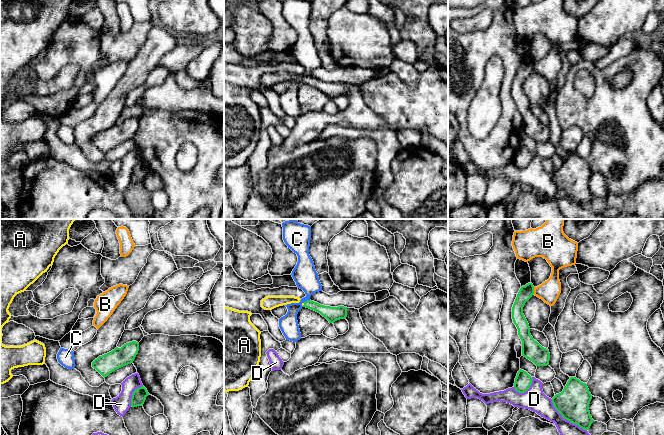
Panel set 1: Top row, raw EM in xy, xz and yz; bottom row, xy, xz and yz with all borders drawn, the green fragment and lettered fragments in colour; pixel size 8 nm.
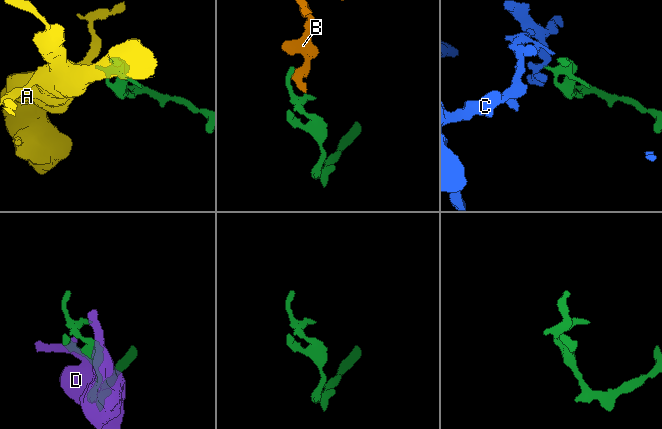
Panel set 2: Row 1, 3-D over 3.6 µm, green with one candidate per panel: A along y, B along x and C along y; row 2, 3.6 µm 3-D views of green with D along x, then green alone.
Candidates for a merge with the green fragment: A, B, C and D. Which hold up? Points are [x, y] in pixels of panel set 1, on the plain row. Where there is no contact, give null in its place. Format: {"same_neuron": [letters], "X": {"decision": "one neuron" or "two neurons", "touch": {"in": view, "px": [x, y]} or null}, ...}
{"same_neuron": ["A"], "A": {"decision": "one neuron", "touch": {"in": "xz", "px": [304, 80]}}, "B": {"decision": "two neurons", "touch": {"in": "yz", "px": [533, 66]}}, "C": {"decision": "two neurons", "touch": {"in": "xz", "px": [307, 76]}}, "D": {"decision": "two neurons", "touch": {"in": "yz", "px": [566, 195]}}}

